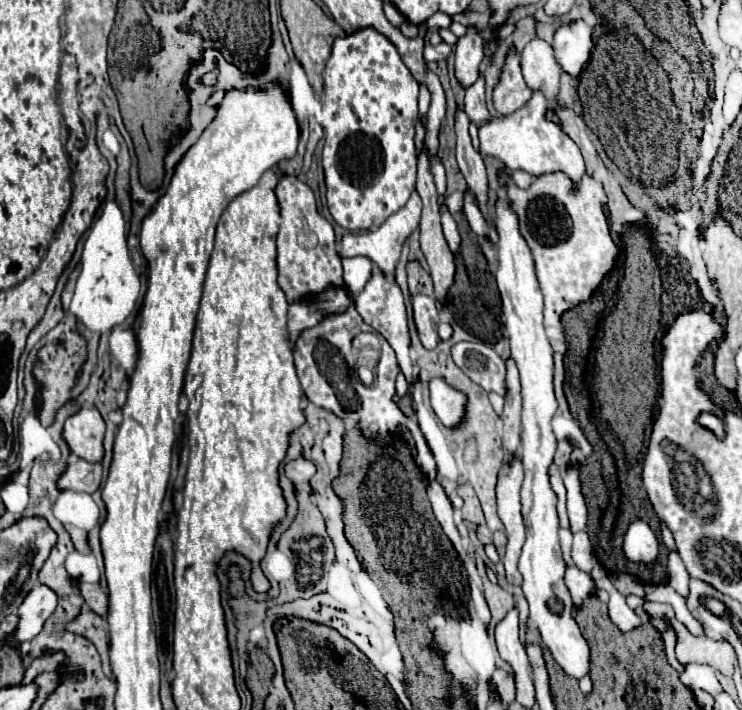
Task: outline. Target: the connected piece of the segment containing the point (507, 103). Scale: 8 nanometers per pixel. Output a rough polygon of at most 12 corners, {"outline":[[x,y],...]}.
{"outline":[[509,52],[493,102],[499,114],[531,98],[519,56]]}

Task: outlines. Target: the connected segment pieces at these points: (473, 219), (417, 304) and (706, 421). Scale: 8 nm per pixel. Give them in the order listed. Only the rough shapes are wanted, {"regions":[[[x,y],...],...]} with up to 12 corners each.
{"regions":[[[469,188],[463,192],[463,210],[471,230],[487,236],[487,228]],[[413,296],[413,318],[421,344],[437,346],[439,312],[431,296]],[[703,412],[699,424],[719,439],[725,437],[725,422],[717,414]]]}

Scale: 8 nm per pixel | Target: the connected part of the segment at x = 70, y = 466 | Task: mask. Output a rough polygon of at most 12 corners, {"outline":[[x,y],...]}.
{"outline":[[77,456],[57,478],[59,490],[93,494],[101,464]]}

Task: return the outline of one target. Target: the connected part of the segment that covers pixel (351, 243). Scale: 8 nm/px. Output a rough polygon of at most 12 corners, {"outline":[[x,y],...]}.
{"outline":[[421,198],[377,230],[347,234],[341,256],[367,256],[393,276],[401,248],[419,226]]}

